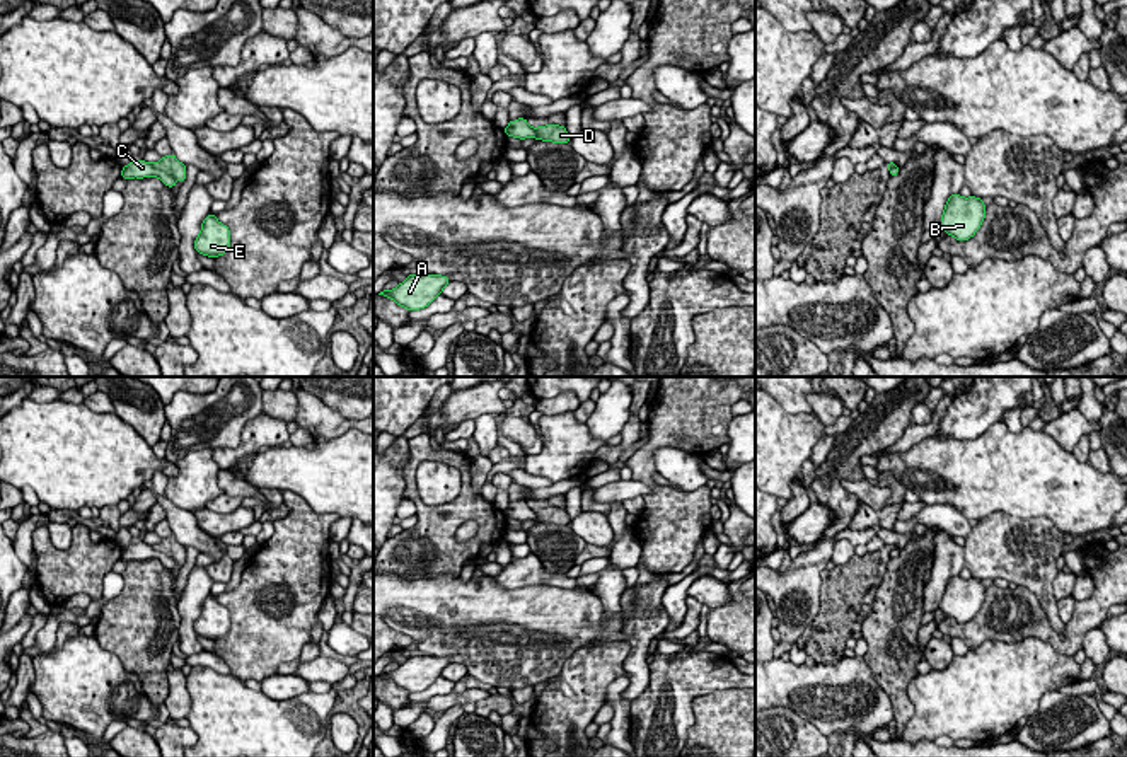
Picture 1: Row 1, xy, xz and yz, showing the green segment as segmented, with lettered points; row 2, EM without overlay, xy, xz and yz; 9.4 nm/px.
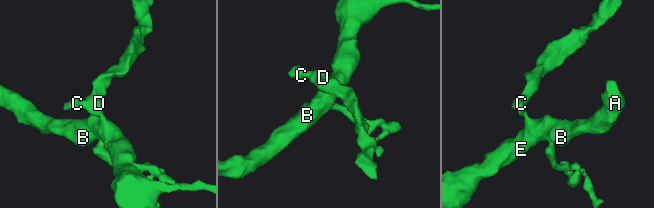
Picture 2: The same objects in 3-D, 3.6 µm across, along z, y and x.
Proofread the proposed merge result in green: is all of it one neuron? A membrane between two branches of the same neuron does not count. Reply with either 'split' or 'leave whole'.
split

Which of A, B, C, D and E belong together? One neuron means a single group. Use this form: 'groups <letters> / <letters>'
groups A B C E / D

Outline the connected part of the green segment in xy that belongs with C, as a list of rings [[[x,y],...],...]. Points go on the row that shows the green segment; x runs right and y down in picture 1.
[[[143,159],[136,162],[130,162],[128,165],[123,167],[121,170],[123,179],[143,179],[143,177],[159,177],[165,186],[174,188],[176,177],[165,174],[164,170],[155,169],[152,164],[145,162]]]

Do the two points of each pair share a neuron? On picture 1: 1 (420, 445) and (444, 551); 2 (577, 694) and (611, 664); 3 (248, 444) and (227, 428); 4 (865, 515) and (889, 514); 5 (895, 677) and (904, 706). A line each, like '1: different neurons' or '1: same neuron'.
1: same neuron
2: same neuron
3: different neurons
4: same neuron
5: same neuron

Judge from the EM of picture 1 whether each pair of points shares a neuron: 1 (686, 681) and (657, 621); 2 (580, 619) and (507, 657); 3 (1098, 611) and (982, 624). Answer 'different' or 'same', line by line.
1: different
2: same
3: same

